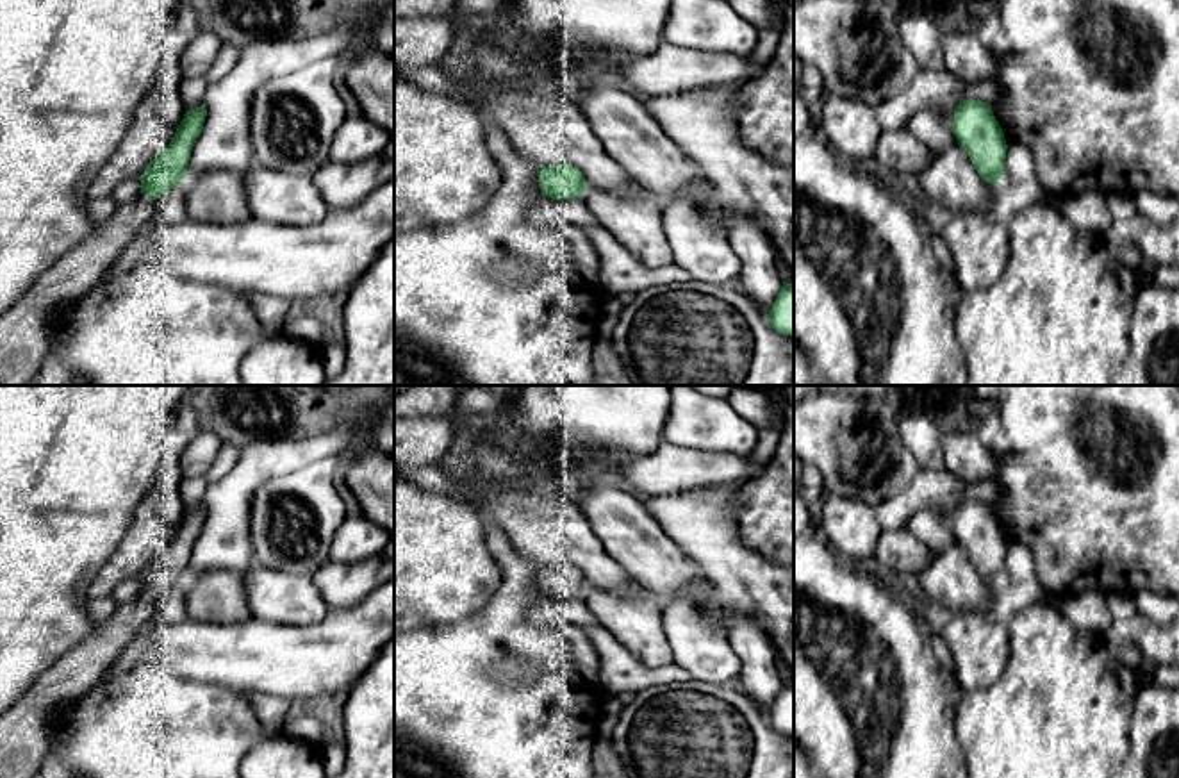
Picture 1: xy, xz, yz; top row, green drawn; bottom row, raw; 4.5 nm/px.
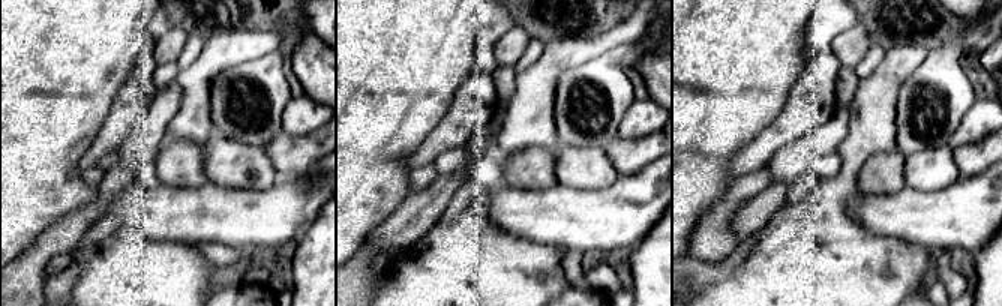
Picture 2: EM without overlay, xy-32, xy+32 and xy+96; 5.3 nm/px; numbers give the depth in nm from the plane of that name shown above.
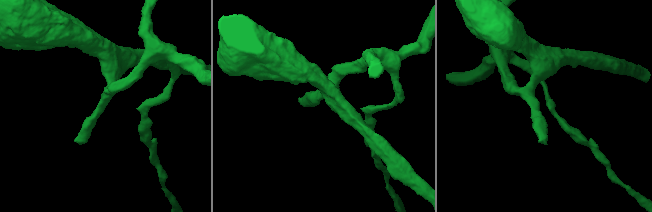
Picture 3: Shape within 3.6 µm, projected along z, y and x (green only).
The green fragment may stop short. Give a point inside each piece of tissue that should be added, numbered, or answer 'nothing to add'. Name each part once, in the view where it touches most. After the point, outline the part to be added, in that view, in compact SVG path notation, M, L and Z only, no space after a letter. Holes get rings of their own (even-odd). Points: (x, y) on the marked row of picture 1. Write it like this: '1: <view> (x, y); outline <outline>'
1: xy (24, 329); outline M139 193L136 200L118 205L107 221L41 273L34 286L0 316L0 385L29 385L36 378L50 352L52 327L46 319L48 312L95 293L137 230L155 218L155 202Z

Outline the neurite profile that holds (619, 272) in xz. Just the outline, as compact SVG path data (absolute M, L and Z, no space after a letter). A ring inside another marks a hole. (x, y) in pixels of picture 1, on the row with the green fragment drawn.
M585 225L592 246L599 255L599 282L606 294L637 294L653 286L685 284L690 277L676 264L649 268L630 255L603 225Z

